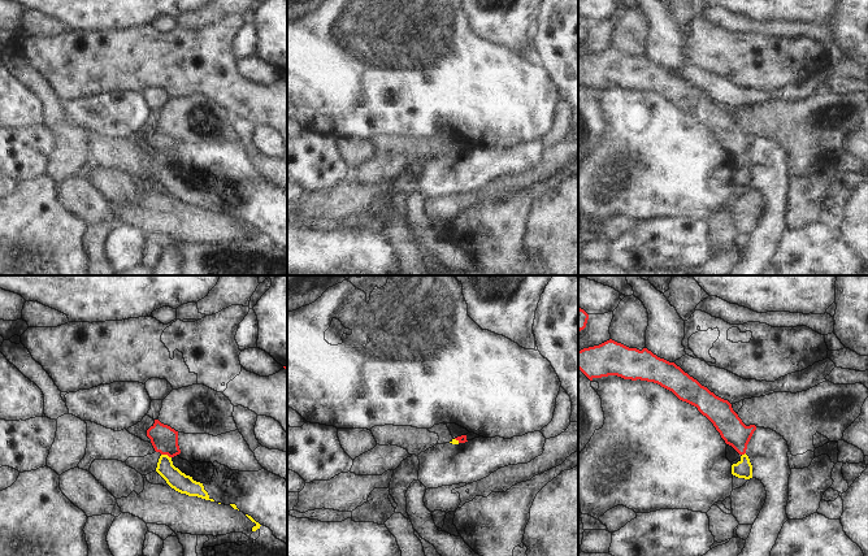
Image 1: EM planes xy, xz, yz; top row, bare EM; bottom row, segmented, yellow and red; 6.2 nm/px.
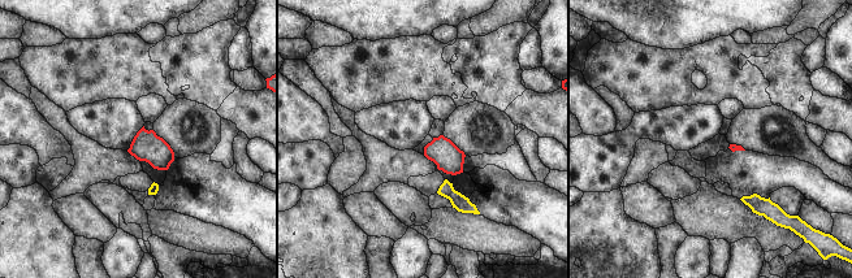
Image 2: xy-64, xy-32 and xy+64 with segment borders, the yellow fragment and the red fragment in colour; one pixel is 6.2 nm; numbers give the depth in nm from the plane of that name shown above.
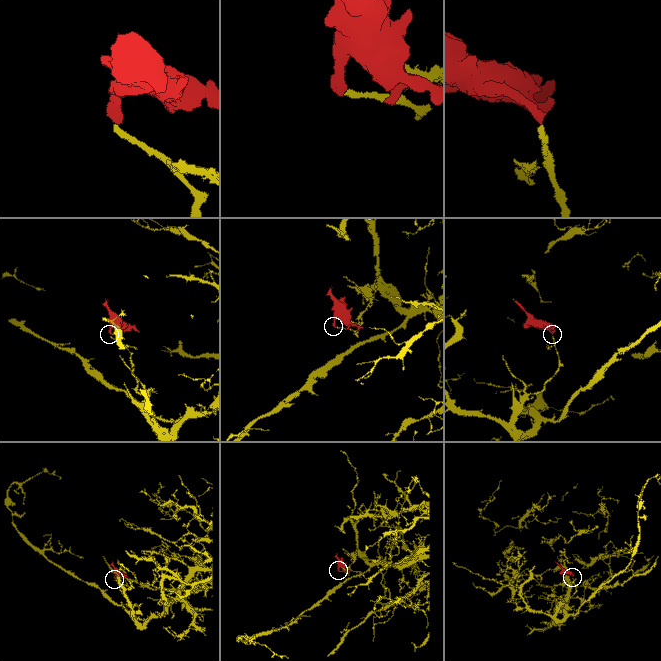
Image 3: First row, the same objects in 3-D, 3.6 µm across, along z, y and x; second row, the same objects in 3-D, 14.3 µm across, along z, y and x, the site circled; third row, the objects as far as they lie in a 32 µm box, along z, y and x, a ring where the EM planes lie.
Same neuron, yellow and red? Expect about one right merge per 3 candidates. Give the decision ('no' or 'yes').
no

